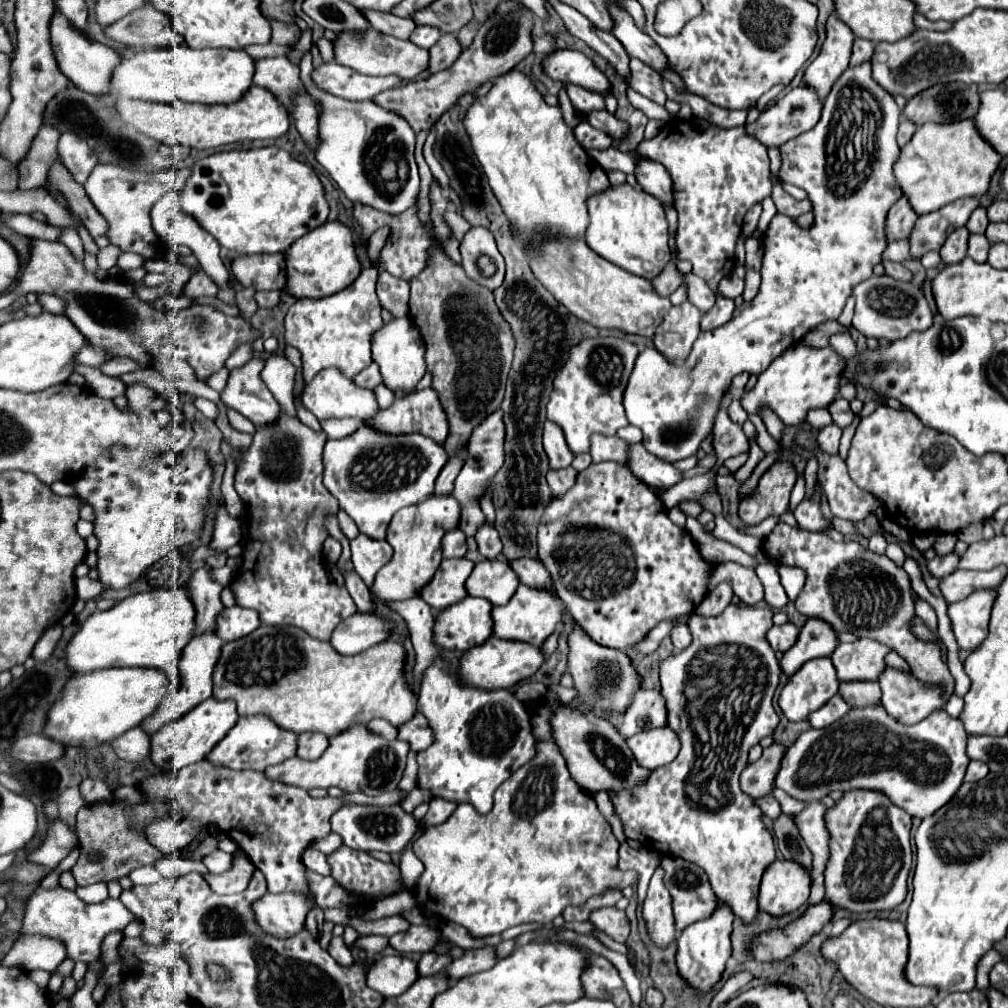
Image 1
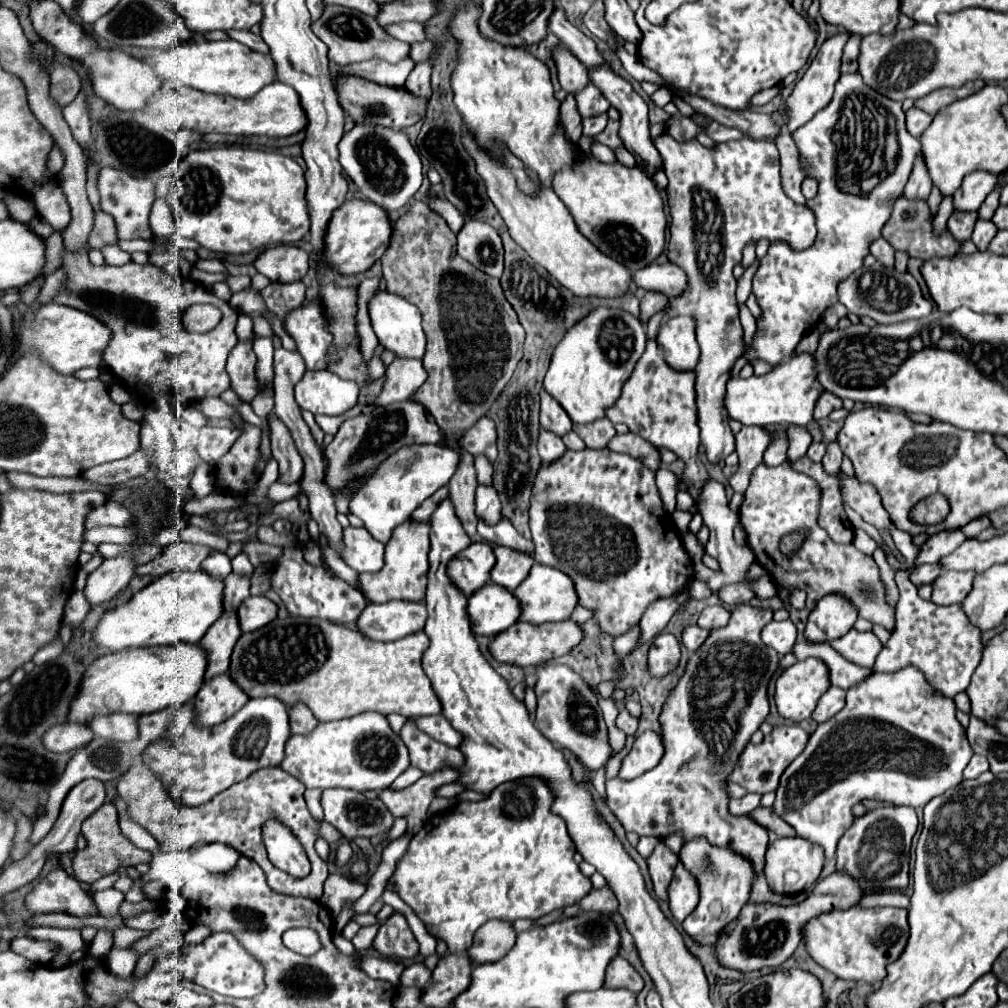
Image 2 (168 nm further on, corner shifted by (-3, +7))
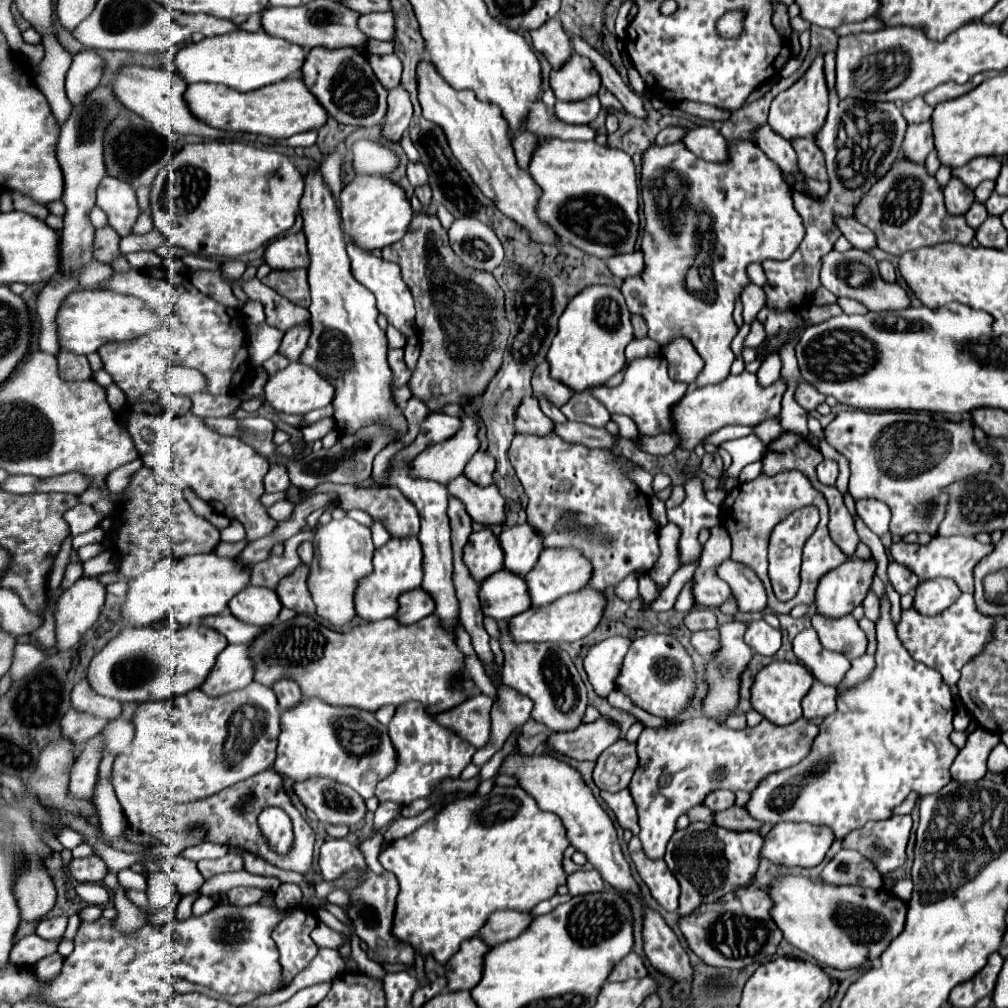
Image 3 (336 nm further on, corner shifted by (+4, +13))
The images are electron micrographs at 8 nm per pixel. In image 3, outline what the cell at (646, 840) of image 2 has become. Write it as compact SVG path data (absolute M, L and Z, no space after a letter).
M636 836L630 840L628 850L638 876L650 888L650 894L658 900L658 904L670 912L678 910L680 888L668 866L664 866L664 860L646 858L646 854L642 852L642 844Z

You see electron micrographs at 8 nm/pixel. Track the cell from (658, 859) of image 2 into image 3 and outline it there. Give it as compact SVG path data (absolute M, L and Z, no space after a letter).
M708 718L684 720L678 726L658 730L644 728L636 742L638 768L630 782L630 794L638 808L638 838L642 840L644 854L652 860L660 860L664 846L676 832L678 816L702 804L704 794L720 788L732 792L754 790L760 778L802 762L816 736L818 724L804 718L786 728L762 720L754 728L732 730Z

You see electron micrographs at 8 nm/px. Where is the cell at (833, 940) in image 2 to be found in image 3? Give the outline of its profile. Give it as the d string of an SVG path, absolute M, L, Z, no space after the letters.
M792 874L774 878L768 886L768 896L772 900L770 916L782 930L784 938L820 964L838 970L858 968L866 960L878 958L904 930L908 912L908 904L884 888L832 886Z

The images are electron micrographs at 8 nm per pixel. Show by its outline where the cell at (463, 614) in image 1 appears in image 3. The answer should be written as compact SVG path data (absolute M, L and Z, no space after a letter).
M500 570L482 582L480 604L486 616L500 622L528 610L532 602L526 580L510 570Z

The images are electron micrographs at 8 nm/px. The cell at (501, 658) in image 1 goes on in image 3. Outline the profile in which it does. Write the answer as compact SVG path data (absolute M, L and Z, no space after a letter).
M584 586L574 594L566 594L560 600L548 604L548 606L538 606L538 608L530 608L518 616L514 616L510 620L512 626L512 634L518 642L576 642L584 636L588 636L598 622L602 620L604 614L604 606L608 604L606 594L600 590L594 590L592 586Z

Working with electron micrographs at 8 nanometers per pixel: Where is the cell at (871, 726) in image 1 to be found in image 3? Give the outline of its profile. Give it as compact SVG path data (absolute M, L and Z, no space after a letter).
M888 598L882 600L880 604L880 620L876 624L876 634L878 634L878 650L876 650L876 670L874 674L850 688L848 692L844 692L840 698L838 698L838 708L834 714L830 714L828 718L824 718L824 722L820 724L820 734L816 736L816 742L812 744L812 750L808 754L808 758L804 758L804 762L800 762L800 766L792 766L788 770L778 770L778 772L772 772L770 776L766 776L762 782L758 782L758 786L750 792L750 800L746 802L746 810L750 812L752 818L760 820L762 824L778 824L778 822L812 822L812 824L824 824L824 826L830 826L836 834L836 840L842 840L846 834L850 834L852 830L858 830L862 828L868 820L884 820L890 816L890 810L896 808L898 804L904 802L904 798L910 794L910 792L918 792L920 796L926 796L926 794L934 794L938 790L942 790L948 782L950 782L950 764L954 762L956 758L956 746L952 746L950 742L950 732L954 730L952 728L952 716L954 716L954 700L952 700L952 694L950 694L950 688L948 684L942 680L940 672L938 670L932 670L928 668L926 664L922 662L916 662L910 652L902 646L898 634L896 634L896 628L890 620L890 602Z

